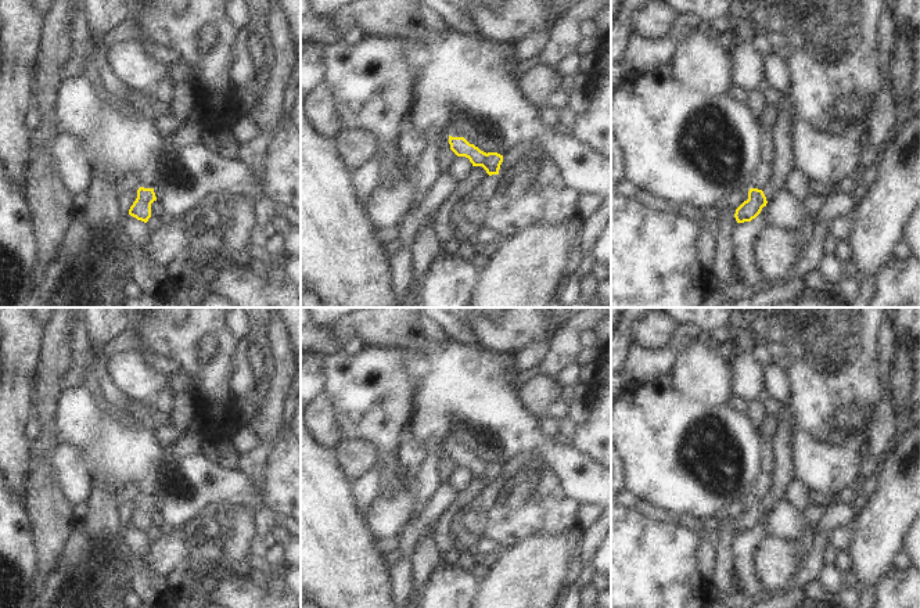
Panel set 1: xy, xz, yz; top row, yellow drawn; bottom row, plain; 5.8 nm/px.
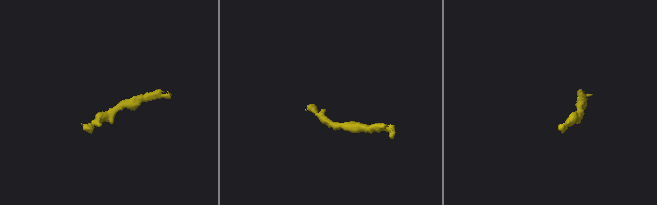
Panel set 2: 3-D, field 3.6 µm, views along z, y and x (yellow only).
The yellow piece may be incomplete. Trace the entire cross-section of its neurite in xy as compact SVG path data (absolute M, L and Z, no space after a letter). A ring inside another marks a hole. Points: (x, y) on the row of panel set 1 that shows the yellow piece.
M140 187L137 198L129 209L129 215L144 223L151 217L151 204L157 201L154 188Z

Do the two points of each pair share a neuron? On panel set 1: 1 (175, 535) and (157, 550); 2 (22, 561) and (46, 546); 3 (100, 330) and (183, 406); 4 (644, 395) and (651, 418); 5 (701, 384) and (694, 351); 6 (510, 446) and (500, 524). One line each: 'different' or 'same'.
1: same
2: different
3: different
4: same
5: same
6: different

